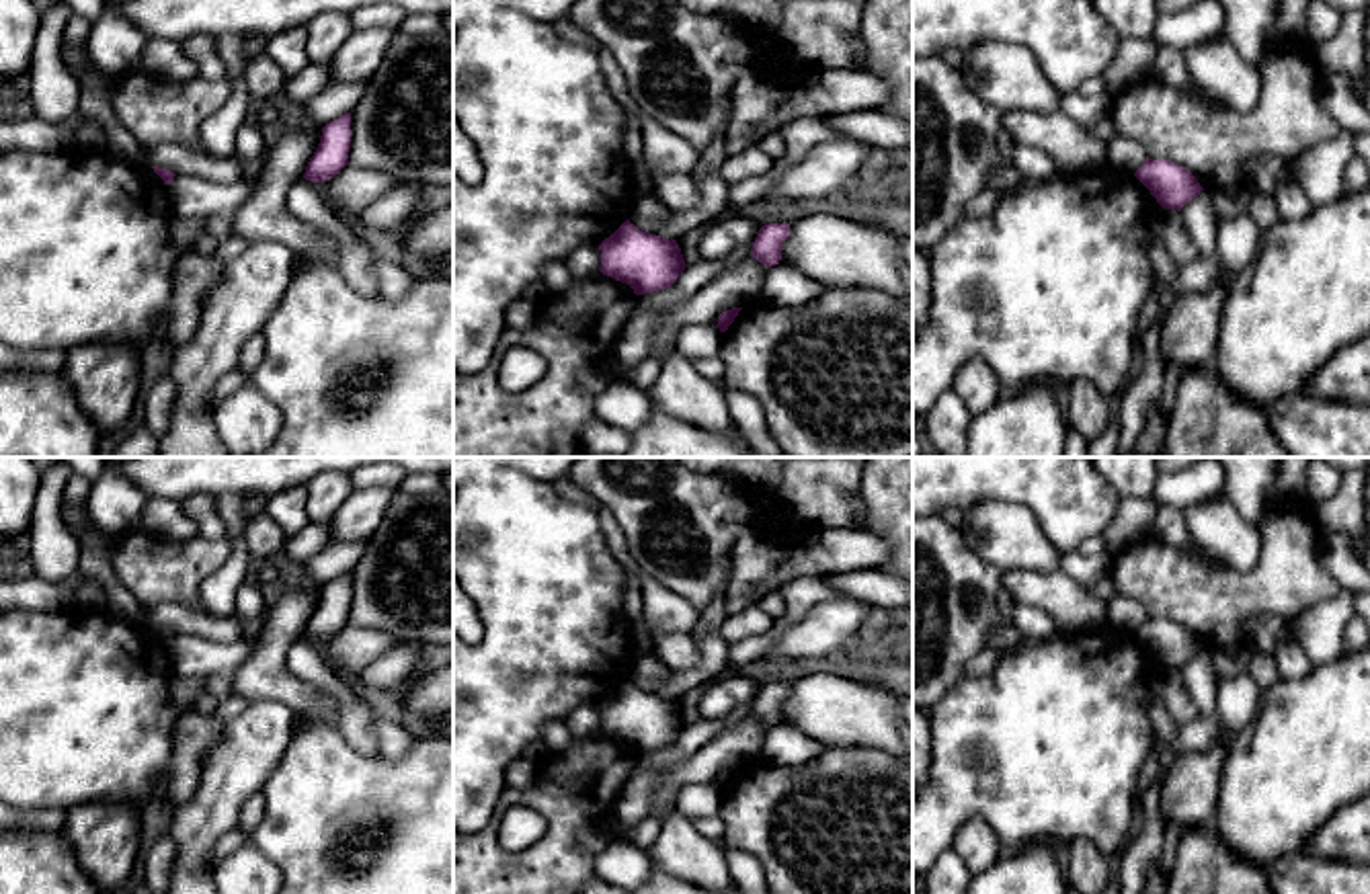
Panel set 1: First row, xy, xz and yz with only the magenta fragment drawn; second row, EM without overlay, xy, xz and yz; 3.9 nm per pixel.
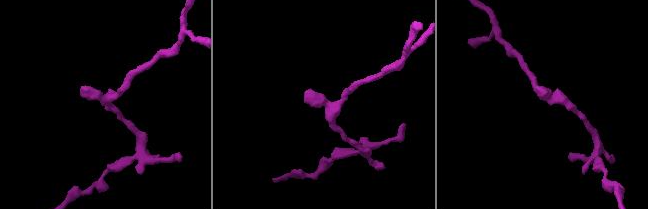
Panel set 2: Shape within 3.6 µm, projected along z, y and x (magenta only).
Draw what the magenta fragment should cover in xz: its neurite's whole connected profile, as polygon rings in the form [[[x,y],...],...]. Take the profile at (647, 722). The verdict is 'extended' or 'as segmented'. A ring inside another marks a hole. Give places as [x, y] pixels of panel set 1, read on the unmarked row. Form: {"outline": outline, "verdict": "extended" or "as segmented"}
{"outline": [[[626,679],[599,703],[599,730],[634,748],[636,755],[671,746],[685,730],[677,699],[638,689]]], "verdict": "as segmented"}

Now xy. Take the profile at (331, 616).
{"outline": [[[351,572],[322,586],[320,603],[310,617],[304,638],[324,642],[336,636],[349,623],[351,609]]], "verdict": "as segmented"}

